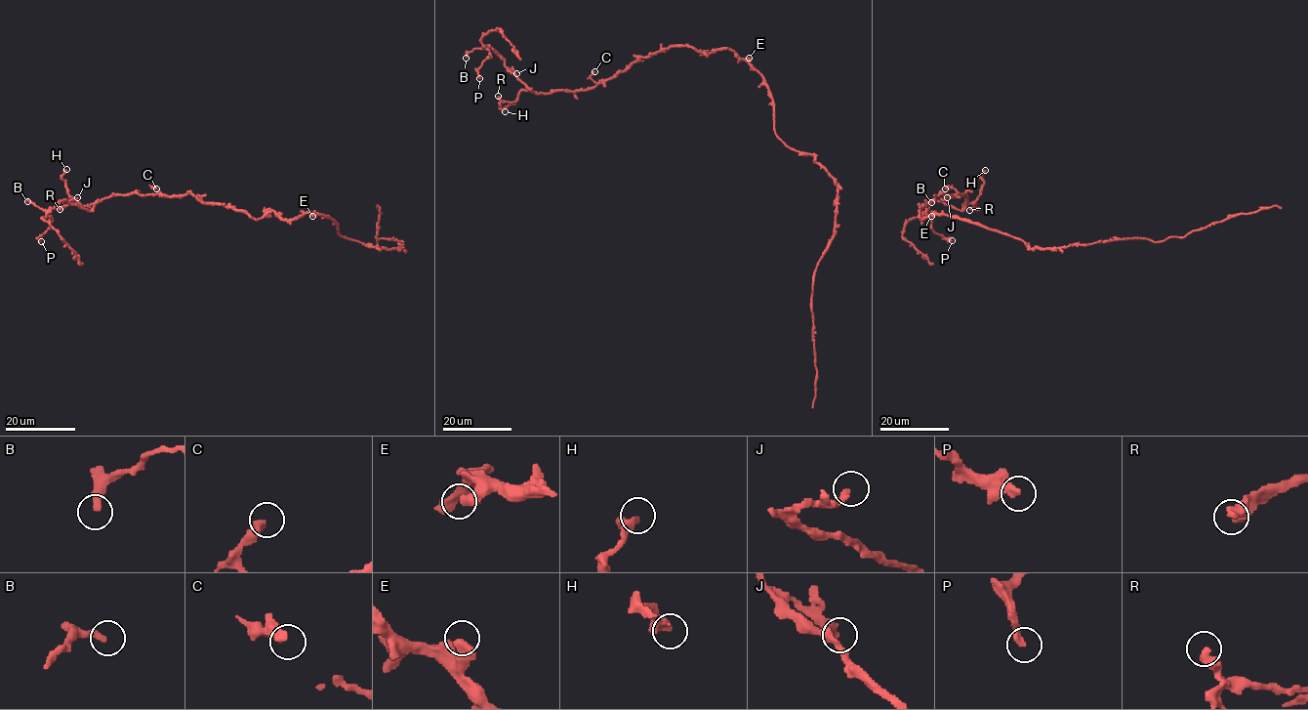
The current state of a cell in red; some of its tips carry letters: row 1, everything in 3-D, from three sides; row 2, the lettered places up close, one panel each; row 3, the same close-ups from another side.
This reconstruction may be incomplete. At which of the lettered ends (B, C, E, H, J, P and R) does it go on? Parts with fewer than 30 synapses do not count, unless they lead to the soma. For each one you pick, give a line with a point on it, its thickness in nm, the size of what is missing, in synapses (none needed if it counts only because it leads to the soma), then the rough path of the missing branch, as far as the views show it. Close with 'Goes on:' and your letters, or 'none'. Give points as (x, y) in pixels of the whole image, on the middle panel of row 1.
H: place (505, 111); calibre 460 nm; 50 synapses; course (505, 111), (522, 123), (539, 125), (557, 137)
Goes on: H

